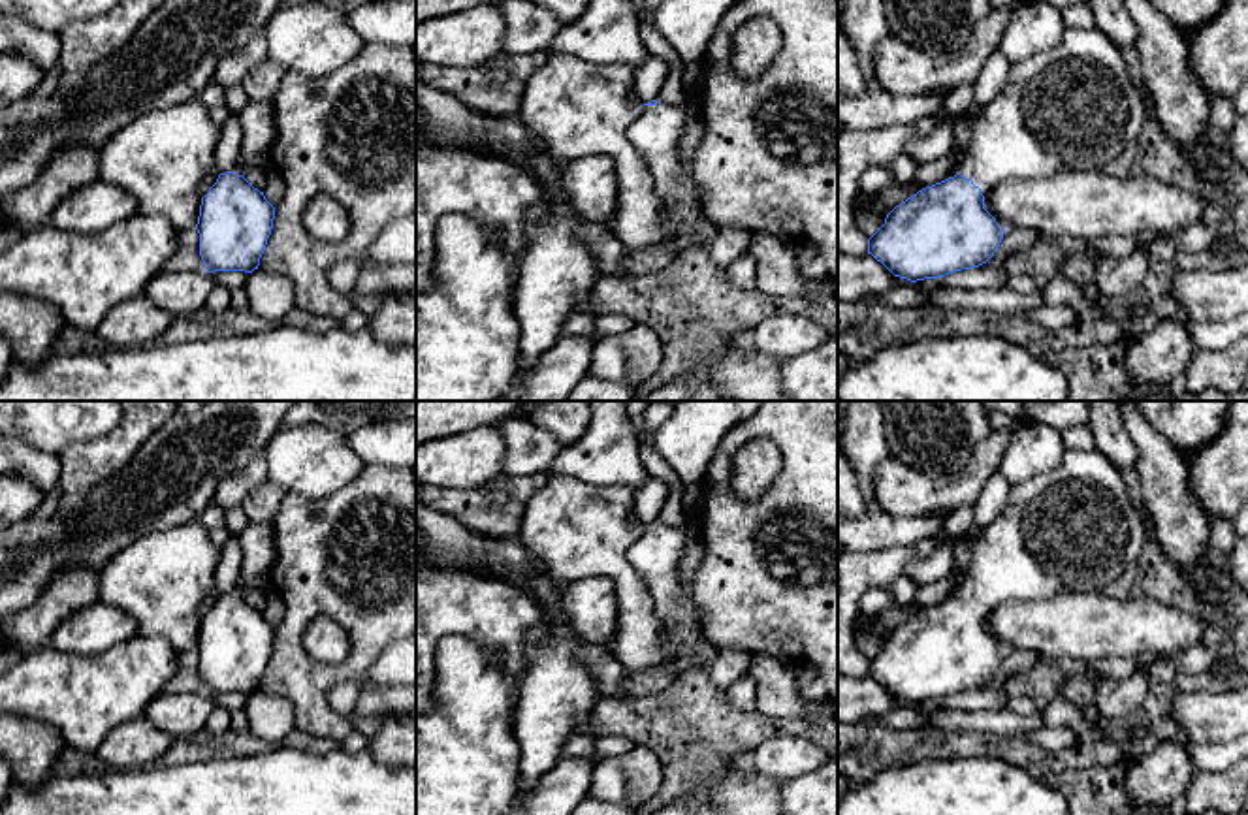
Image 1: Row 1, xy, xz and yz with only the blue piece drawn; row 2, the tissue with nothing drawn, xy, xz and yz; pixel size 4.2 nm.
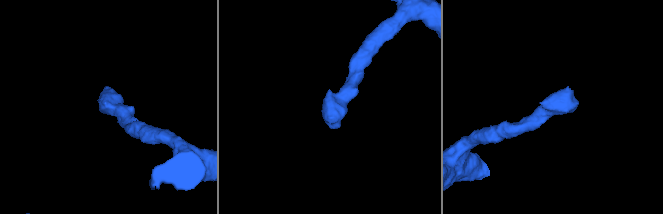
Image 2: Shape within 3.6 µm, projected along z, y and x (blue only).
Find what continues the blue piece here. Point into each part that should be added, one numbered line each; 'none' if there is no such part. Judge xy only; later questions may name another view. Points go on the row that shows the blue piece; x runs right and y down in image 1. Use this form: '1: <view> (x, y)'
1: xy (262, 164)

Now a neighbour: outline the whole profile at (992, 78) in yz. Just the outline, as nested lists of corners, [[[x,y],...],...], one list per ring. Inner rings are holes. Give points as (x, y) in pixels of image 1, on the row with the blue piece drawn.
[[[1000,49],[988,56],[983,72],[973,83],[973,90],[975,90],[973,102],[964,113],[960,113],[962,119],[954,126],[954,151],[947,158],[919,164],[919,169],[913,181],[917,188],[922,190],[936,183],[941,183],[949,179],[949,173],[954,168],[960,168],[964,154],[969,149],[973,128],[979,122],[979,117],[984,111],[984,107],[1003,88],[1009,70],[1011,70],[1011,64],[1007,62],[1005,55]]]

